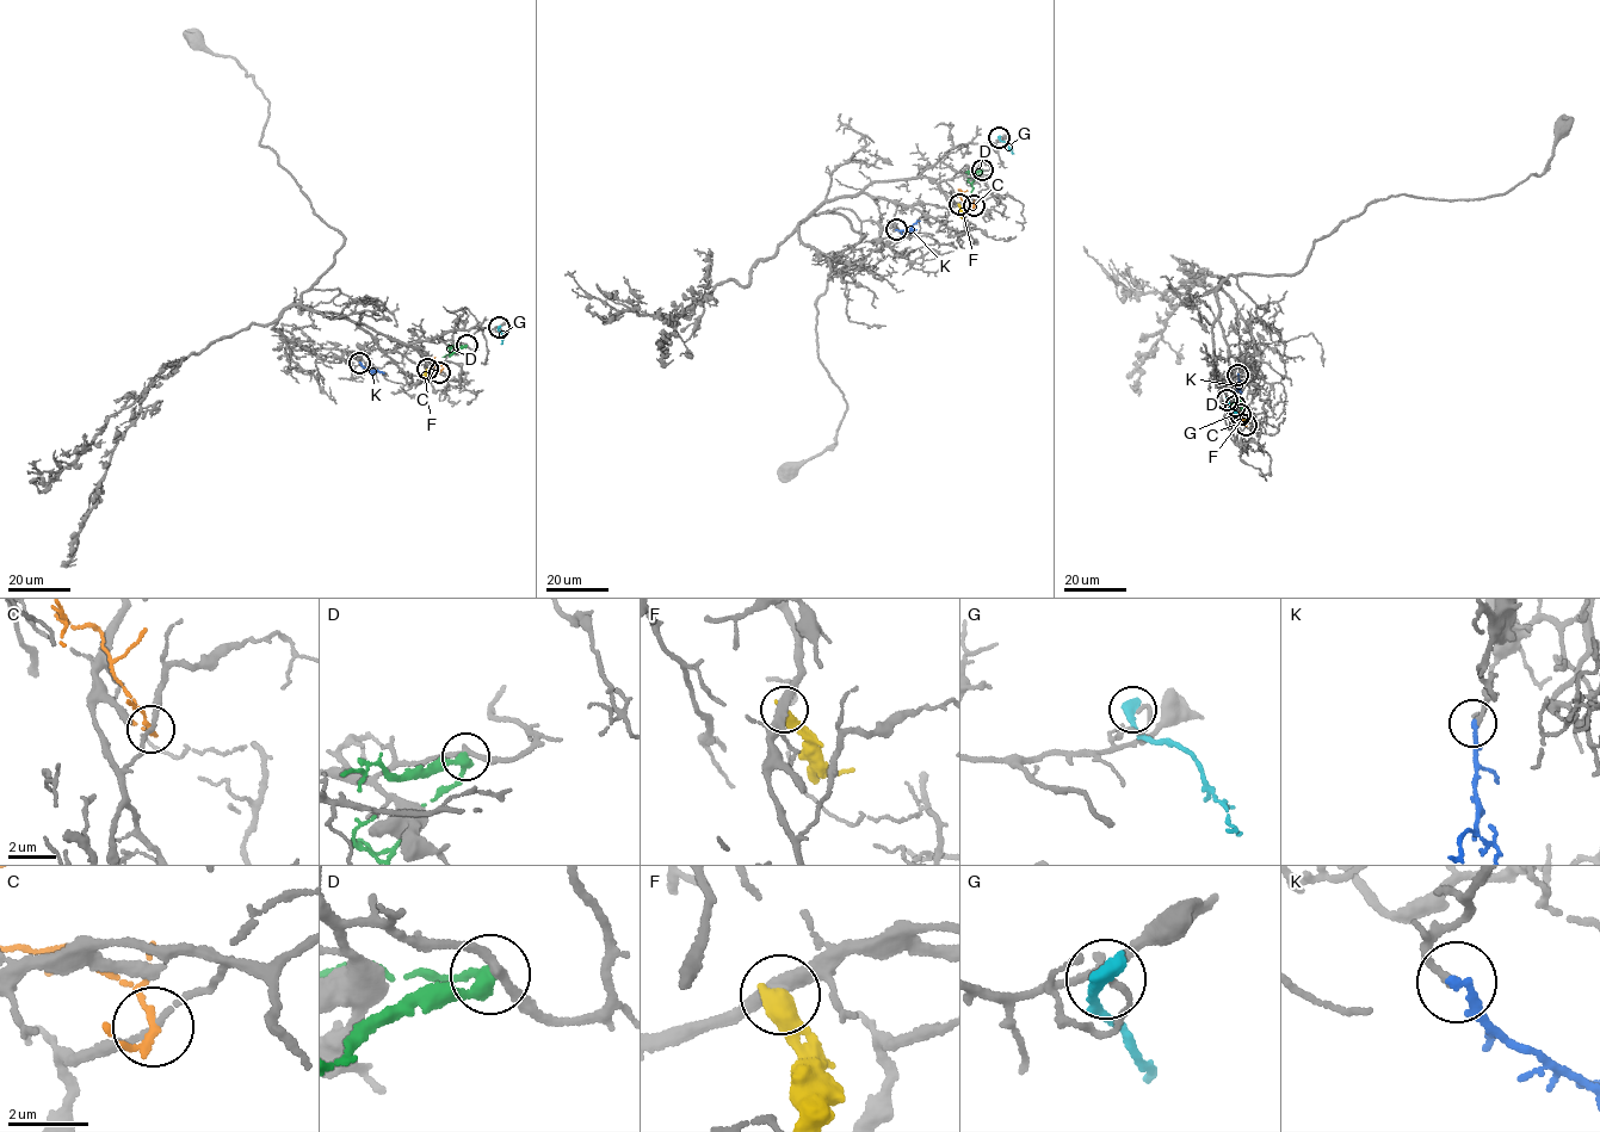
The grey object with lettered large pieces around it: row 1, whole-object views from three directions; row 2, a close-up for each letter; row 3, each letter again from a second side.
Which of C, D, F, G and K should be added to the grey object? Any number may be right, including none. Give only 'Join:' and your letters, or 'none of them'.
Join: none of them

